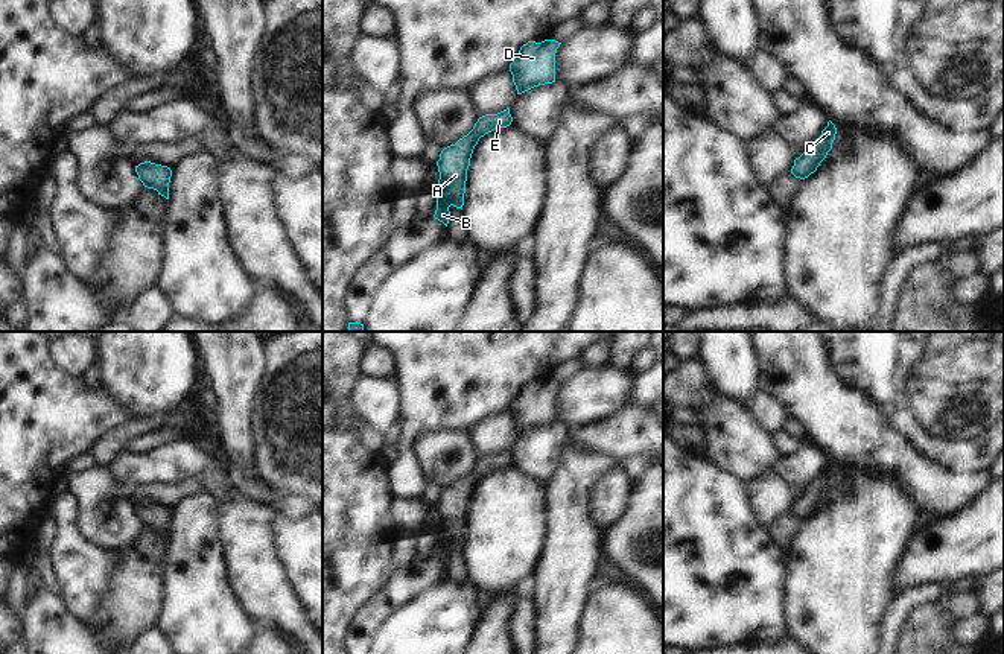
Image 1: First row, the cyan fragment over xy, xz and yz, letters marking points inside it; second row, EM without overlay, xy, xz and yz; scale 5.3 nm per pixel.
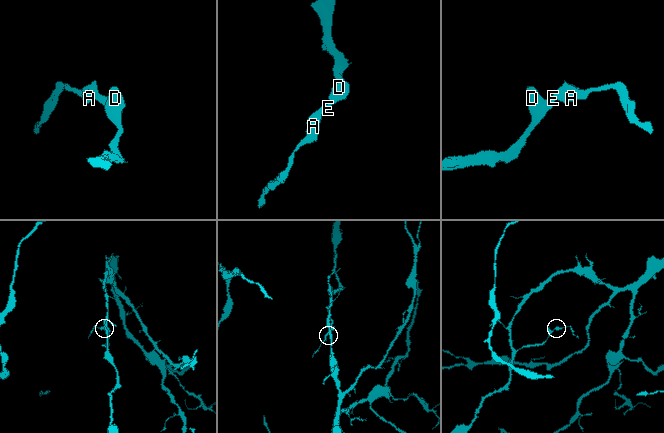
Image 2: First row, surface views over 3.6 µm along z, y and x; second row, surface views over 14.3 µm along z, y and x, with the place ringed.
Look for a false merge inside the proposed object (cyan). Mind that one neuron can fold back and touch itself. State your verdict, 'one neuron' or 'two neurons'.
one neuron

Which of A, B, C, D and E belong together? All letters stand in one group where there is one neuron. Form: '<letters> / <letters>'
A B C D E

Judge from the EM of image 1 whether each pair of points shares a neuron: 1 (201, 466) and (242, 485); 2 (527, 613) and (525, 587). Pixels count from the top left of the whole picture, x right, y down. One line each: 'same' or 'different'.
1: different
2: different

